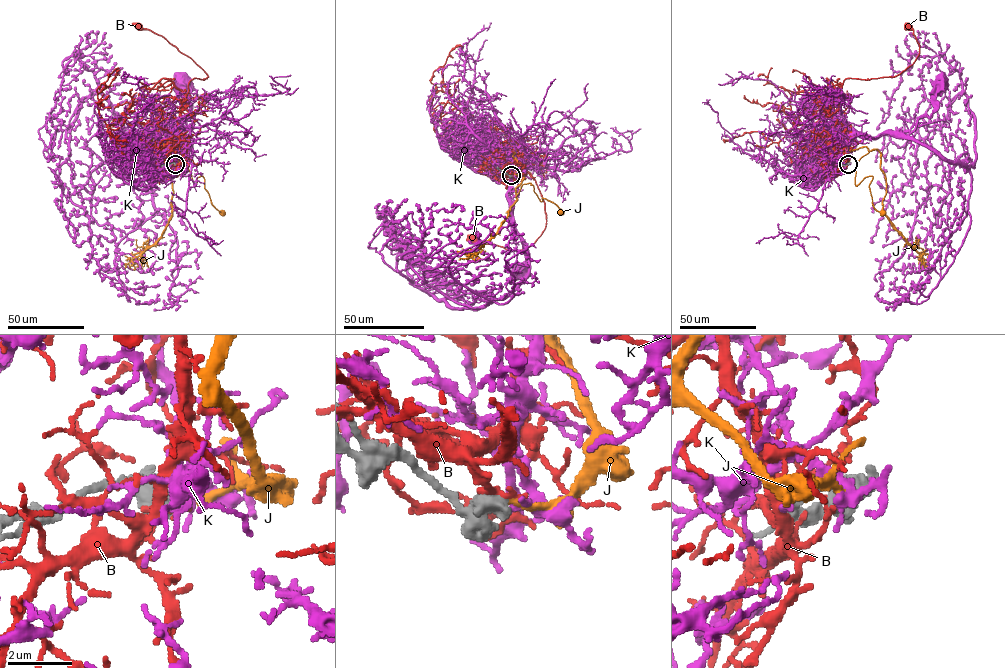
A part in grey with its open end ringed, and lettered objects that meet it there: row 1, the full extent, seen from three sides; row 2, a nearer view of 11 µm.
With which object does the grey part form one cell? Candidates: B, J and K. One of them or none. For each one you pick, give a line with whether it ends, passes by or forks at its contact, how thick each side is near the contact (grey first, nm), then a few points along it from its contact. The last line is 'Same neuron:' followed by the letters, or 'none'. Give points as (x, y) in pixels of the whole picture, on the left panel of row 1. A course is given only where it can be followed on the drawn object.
J: It ends there. Thickness 650 nm (grey) against 220 nm. Its course: (175, 164), (179, 162), (177, 156), (186, 150), (179, 147), (193, 184), (202, 176), (210, 202), (222, 212)
Same neuron: J

